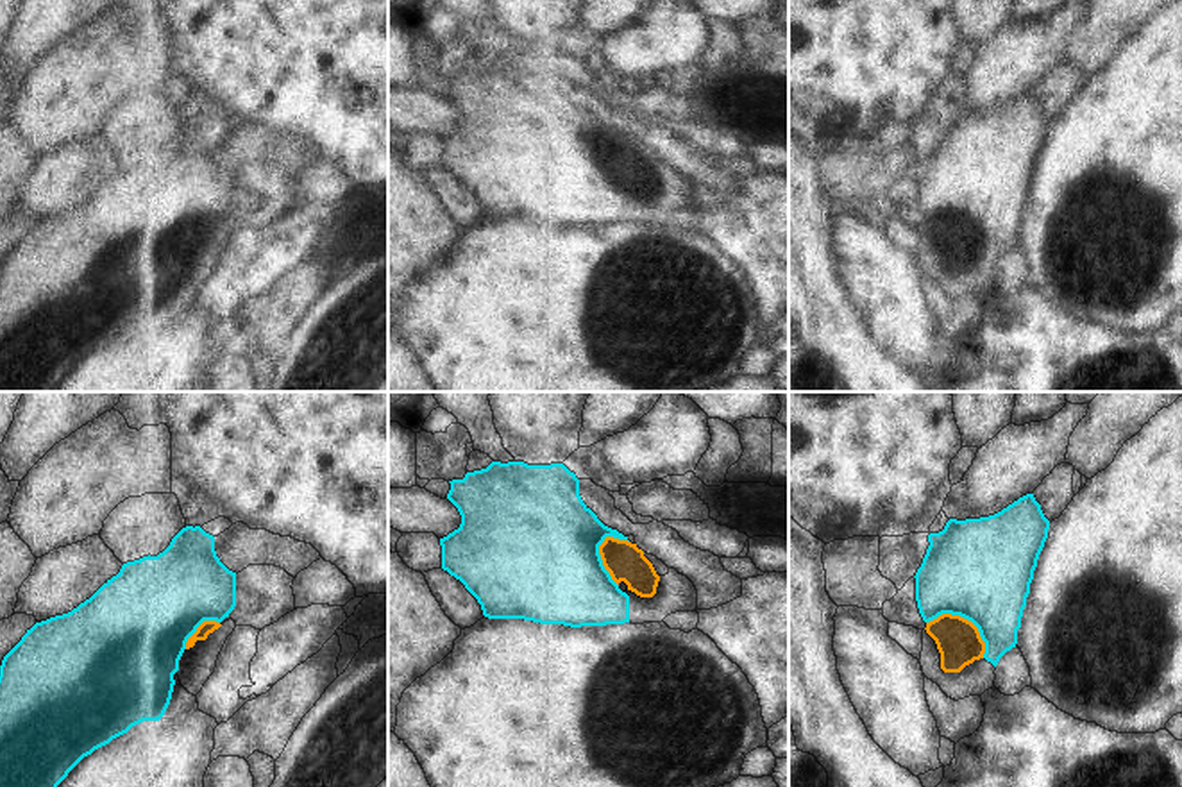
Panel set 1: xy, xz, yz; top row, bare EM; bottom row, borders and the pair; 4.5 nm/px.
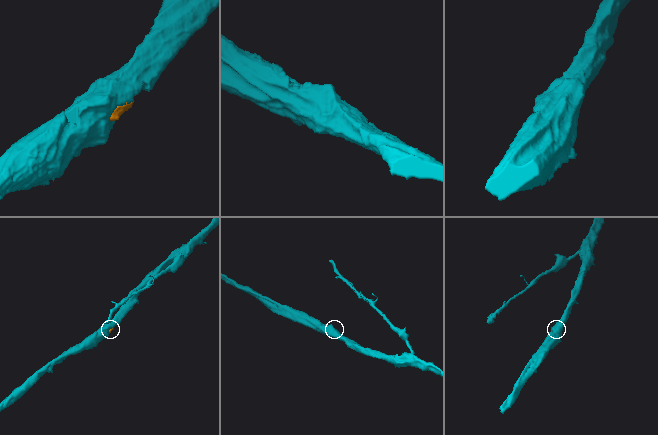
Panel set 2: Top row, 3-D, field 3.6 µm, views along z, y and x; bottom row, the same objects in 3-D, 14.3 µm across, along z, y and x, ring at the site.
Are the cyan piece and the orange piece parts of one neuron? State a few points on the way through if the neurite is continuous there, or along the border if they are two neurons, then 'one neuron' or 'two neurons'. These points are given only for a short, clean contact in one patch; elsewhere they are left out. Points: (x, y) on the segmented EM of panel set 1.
one neuron

